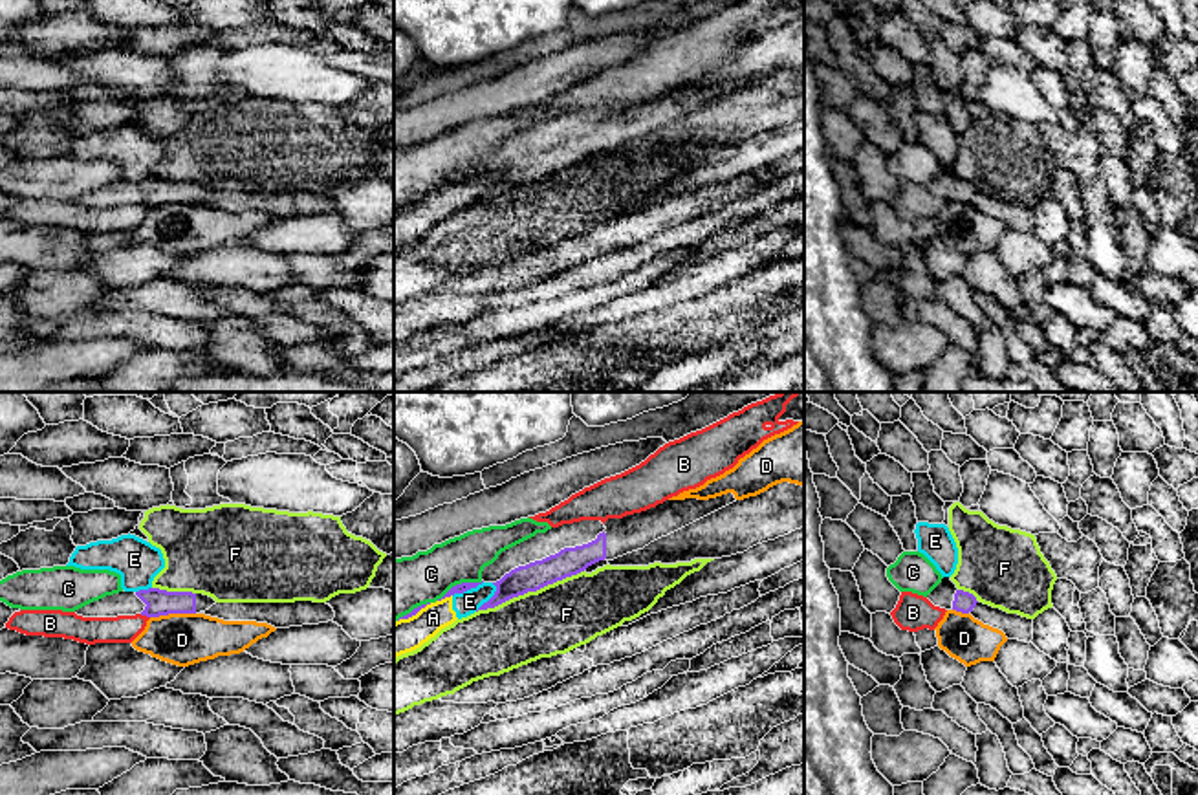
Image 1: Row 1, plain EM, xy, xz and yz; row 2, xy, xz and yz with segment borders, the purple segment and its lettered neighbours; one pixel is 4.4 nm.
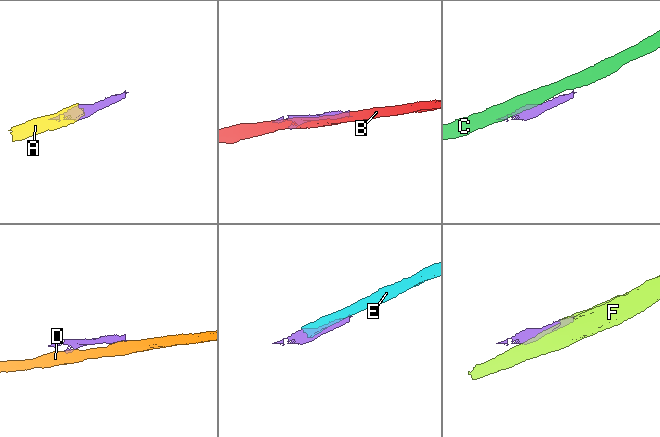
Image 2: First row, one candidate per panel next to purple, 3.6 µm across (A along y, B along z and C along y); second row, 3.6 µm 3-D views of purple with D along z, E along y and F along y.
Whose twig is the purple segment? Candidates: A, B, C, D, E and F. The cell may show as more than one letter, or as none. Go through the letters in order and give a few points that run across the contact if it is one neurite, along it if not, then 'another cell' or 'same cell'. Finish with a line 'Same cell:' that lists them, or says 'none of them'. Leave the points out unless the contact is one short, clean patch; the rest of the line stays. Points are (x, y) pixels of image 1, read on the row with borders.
A: line xz (451, 594), (438, 601); another cell
B: another cell
C: another cell
D: another cell
E: another cell
F: another cell
Same cell: none of them

